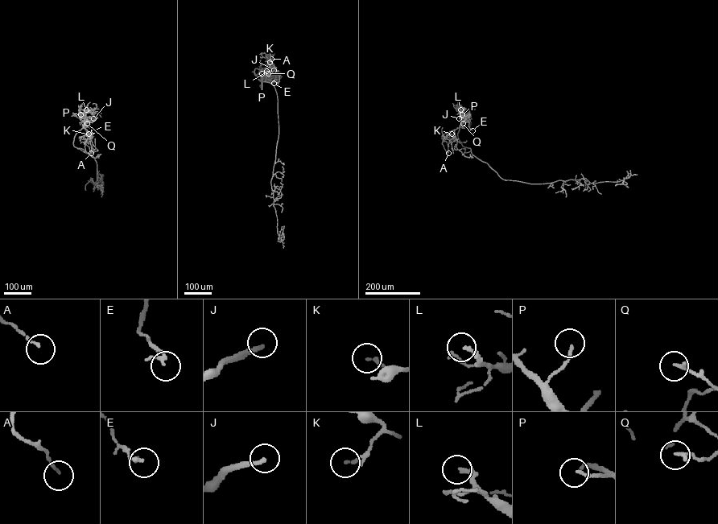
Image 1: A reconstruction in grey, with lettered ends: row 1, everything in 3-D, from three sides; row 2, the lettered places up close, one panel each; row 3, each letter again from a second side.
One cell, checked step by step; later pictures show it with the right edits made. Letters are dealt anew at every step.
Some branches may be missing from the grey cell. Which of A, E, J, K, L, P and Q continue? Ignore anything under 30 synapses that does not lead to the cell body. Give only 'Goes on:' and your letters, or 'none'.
Goes on: none

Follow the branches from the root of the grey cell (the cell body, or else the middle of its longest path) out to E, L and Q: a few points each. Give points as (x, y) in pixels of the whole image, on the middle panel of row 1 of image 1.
E: (261, 86), (266, 80), (265, 71), (266, 78), (274, 83)
L: (261, 86), (268, 72), (266, 71)
Q: (261, 86), (266, 80), (265, 73), (268, 73)

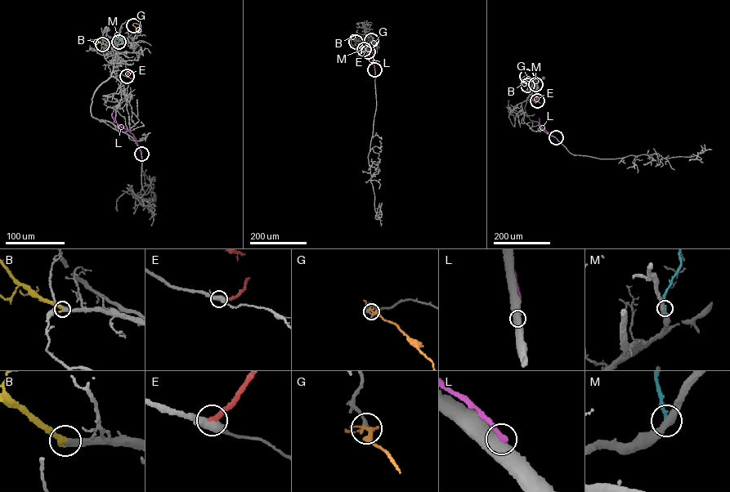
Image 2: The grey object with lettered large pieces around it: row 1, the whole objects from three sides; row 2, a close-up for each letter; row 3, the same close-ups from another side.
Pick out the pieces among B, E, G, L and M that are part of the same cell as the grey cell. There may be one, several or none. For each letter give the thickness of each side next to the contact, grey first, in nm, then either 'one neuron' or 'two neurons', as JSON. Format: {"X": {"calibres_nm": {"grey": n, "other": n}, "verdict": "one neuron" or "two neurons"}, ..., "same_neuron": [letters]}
{"B": {"calibres_nm": {"grey": 400, "other": 360}, "verdict": "one neuron"}, "E": {"calibres_nm": {"grey": 480, "other": 400}, "verdict": "one neuron"}, "G": {"calibres_nm": {"grey": 300, "other": 240}, "verdict": "two neurons"}, "L": {"calibres_nm": {"grey": 750, "other": 320}, "verdict": "two neurons"}, "M": {"calibres_nm": {"grey": 440, "other": 240}, "verdict": "two neurons"}, "same_neuron": ["B", "E"]}

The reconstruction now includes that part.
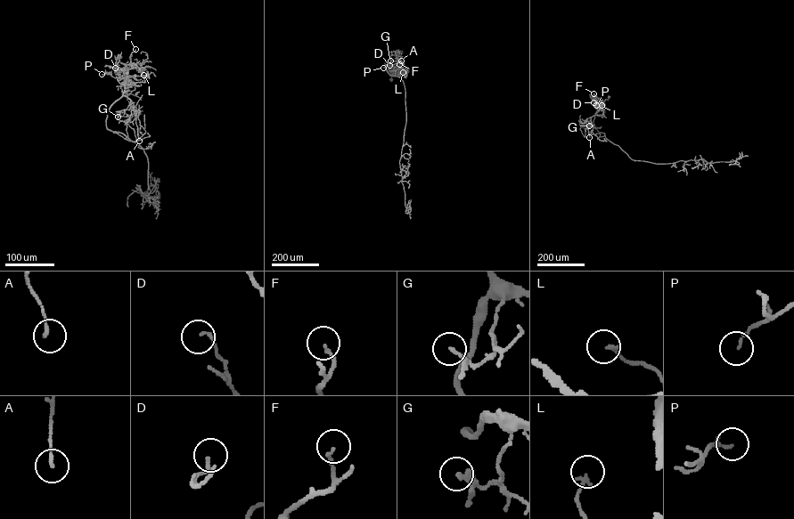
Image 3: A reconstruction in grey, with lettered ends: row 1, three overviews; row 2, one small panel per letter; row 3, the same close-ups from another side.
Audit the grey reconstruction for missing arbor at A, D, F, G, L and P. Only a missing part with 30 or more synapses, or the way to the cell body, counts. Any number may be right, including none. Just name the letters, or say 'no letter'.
no letter

